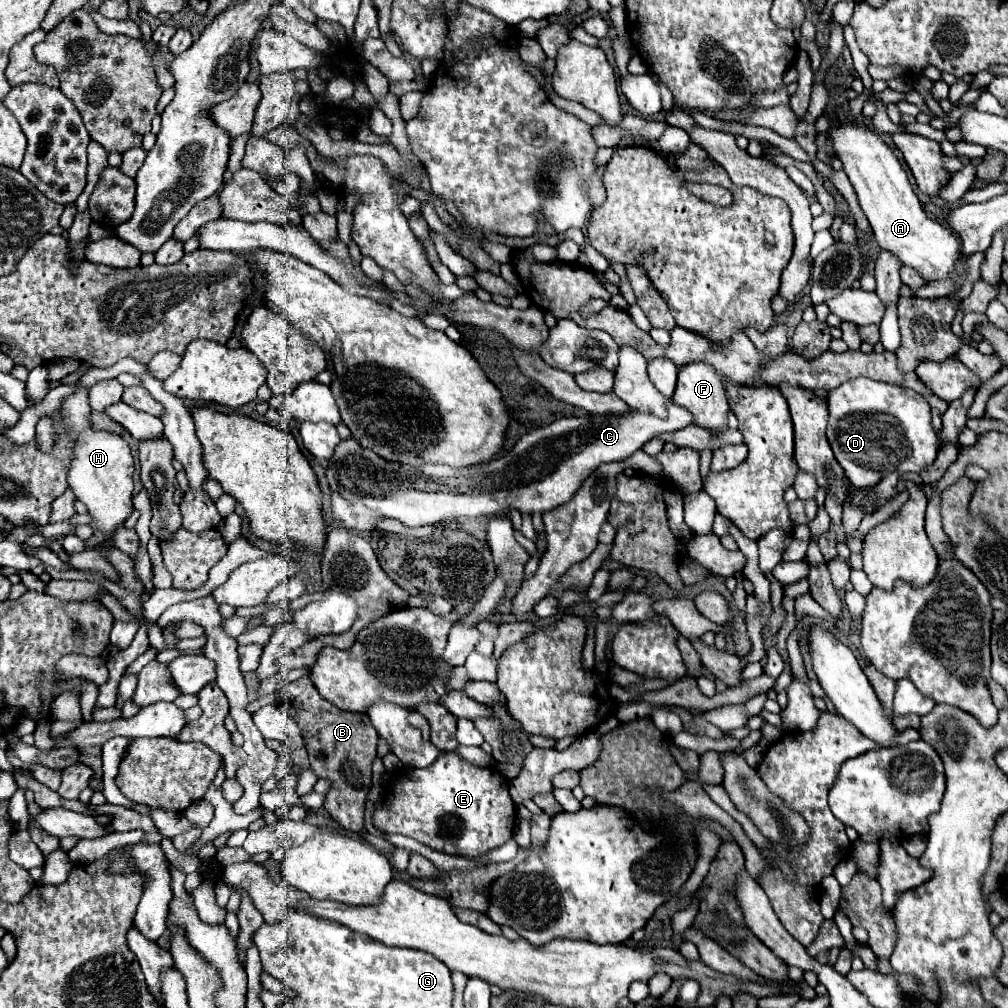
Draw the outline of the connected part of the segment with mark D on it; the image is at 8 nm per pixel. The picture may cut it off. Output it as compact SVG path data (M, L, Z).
M860 376L830 390L826 402L828 402L828 412L830 412L826 436L838 464L844 468L844 474L852 482L852 486L856 488L872 486L894 470L920 472L924 466L936 460L938 438L934 436L934 428L930 424L930 404L918 392L912 392L910 388L900 388L896 384L878 382L878 380Z

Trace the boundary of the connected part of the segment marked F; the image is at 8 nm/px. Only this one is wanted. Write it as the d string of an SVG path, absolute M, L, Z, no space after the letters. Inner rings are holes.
M688 364L684 368L678 370L678 384L676 384L676 392L674 392L674 402L678 406L684 406L686 410L690 410L694 414L694 422L696 426L708 428L708 430L720 430L722 426L728 424L726 414L730 410L728 404L728 392L726 386L732 380L726 378L722 372L716 372L716 368L708 366L708 364Z

